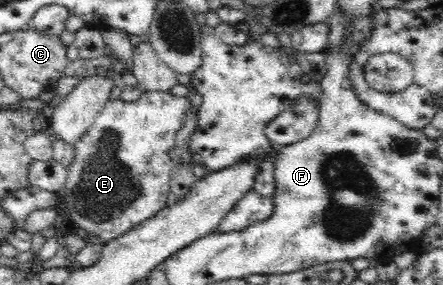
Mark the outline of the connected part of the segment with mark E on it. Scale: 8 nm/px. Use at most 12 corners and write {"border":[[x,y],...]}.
{"border":[[189,98],[106,101],[63,189],[104,245],[168,205]]}

